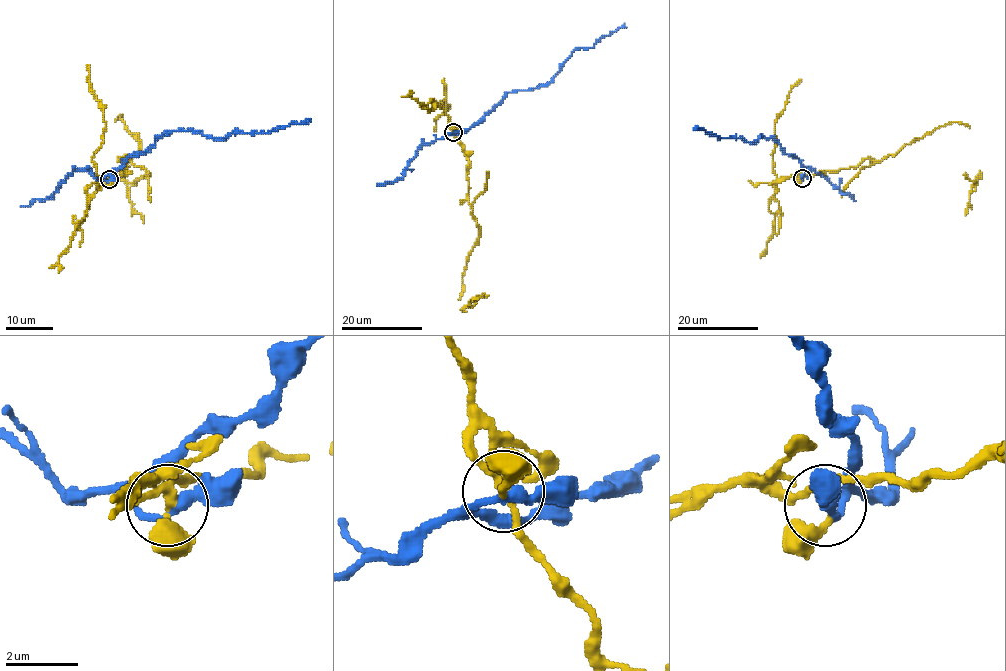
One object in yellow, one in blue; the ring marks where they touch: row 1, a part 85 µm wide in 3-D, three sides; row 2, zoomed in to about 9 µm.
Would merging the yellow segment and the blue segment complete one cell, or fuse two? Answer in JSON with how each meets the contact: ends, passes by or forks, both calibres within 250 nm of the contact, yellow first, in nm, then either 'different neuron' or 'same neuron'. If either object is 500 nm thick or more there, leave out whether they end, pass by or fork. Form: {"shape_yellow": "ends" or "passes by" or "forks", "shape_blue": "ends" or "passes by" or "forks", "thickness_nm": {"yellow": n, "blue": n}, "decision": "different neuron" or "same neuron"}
{"shape_yellow": "forks", "shape_blue": "passes by", "thickness_nm": {"yellow": 200, "blue": 260}, "decision": "different neuron"}

